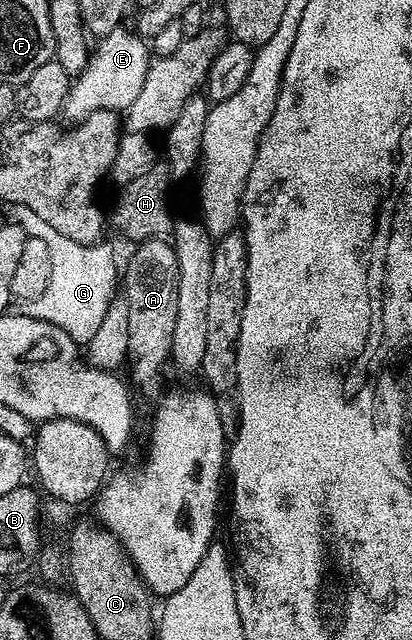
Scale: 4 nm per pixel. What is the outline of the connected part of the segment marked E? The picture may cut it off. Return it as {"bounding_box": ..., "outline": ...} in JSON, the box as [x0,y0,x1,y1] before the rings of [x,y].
{"bounding_box":[62,27,149,123],"outline":[[[120,27],[109,31],[109,35],[98,38],[96,45],[99,46],[96,49],[94,46],[93,52],[87,58],[85,71],[72,80],[67,102],[63,104],[62,116],[68,117],[68,122],[78,123],[85,120],[93,111],[101,111],[102,109],[125,111],[131,106],[133,99],[137,99],[138,93],[141,92],[141,86],[145,83],[149,64],[149,45],[144,38],[139,36],[138,32],[131,30],[130,33],[127,27]]]}

